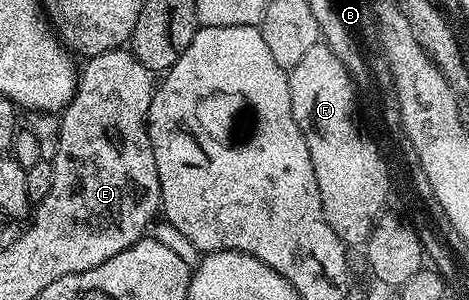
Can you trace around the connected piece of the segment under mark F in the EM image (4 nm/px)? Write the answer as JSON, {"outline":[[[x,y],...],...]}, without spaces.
{"outline":[[[321,42],[302,57],[298,66],[291,68],[288,72],[288,85],[294,122],[298,122],[298,130],[302,130],[302,138],[306,138],[306,150],[310,150],[310,162],[314,162],[314,178],[318,178],[318,190],[322,194],[322,210],[326,214],[326,222],[330,222],[330,230],[338,234],[345,246],[363,245],[371,234],[372,227],[385,211],[384,203],[388,200],[390,189],[384,184],[385,157],[362,128],[360,133],[360,128],[352,117],[356,90],[351,75],[335,56],[334,50]]]}

